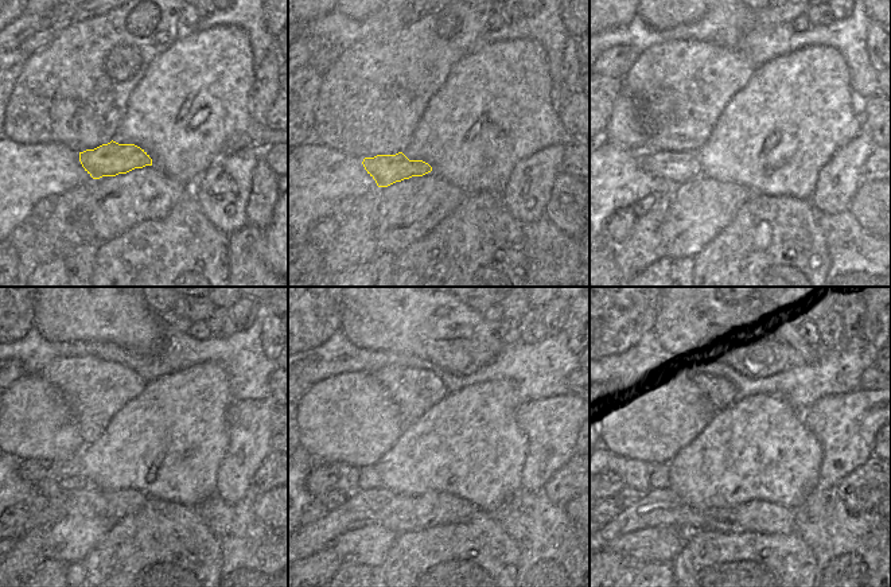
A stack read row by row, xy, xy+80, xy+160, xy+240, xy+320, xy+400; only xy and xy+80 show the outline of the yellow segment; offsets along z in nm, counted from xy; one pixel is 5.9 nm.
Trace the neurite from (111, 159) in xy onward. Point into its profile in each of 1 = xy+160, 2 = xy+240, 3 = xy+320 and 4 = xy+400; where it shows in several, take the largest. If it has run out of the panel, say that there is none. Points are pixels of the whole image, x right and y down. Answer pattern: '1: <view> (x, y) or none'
1: xy+160 (676, 167)
2: xy+240 (32, 470)
3: xy+320 (322, 477)
4: xy+400 (617, 484)

